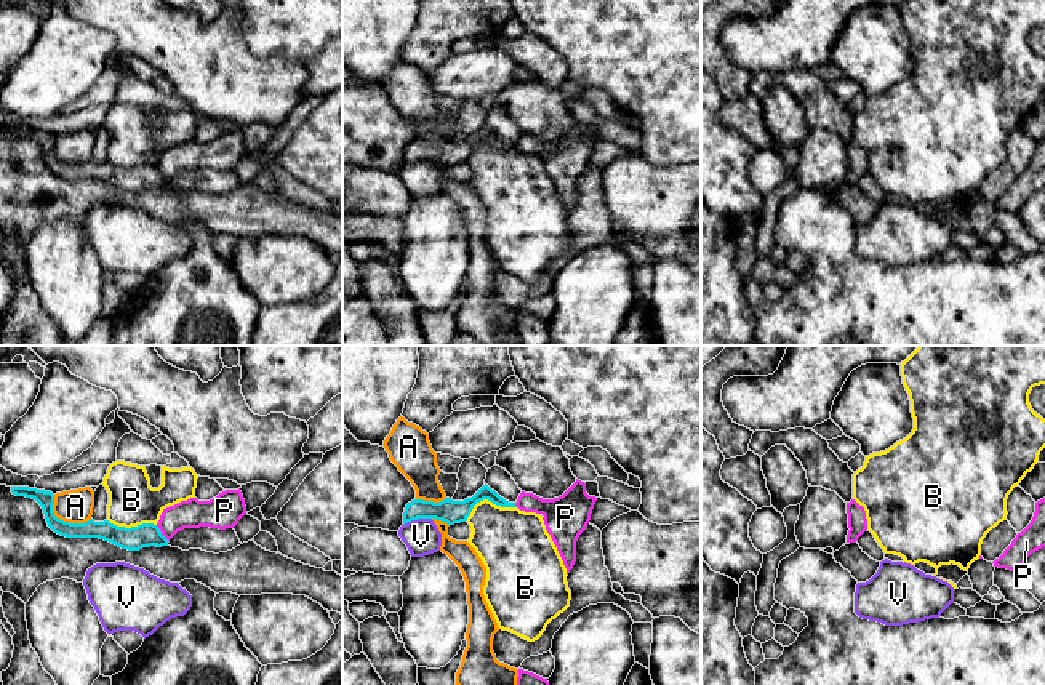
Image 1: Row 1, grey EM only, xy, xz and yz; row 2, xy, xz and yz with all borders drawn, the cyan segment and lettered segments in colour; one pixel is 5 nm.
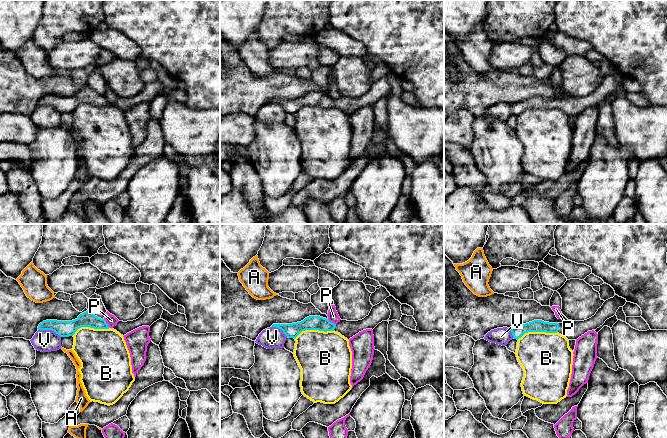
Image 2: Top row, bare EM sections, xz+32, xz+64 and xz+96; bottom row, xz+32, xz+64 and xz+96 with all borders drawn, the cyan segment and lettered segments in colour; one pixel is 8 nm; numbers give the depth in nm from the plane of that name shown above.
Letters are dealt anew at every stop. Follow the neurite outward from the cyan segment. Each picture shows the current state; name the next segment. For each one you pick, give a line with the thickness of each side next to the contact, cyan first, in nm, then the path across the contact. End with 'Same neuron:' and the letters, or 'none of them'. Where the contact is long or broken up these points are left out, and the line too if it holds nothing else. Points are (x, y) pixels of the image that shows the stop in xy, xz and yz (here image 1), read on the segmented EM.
Same neuron: none of them

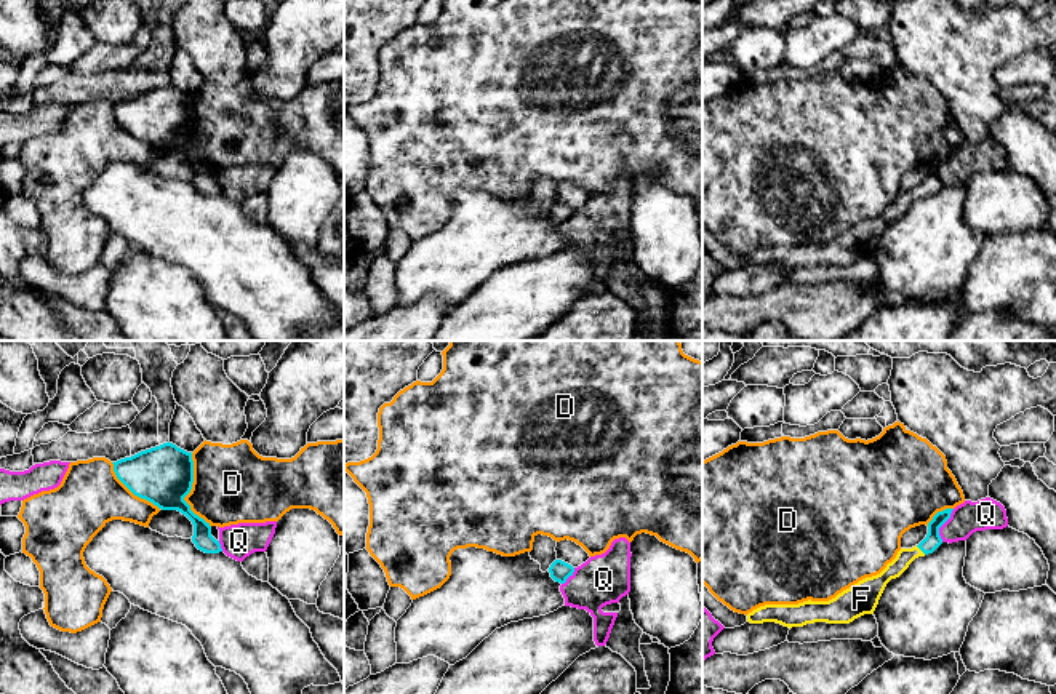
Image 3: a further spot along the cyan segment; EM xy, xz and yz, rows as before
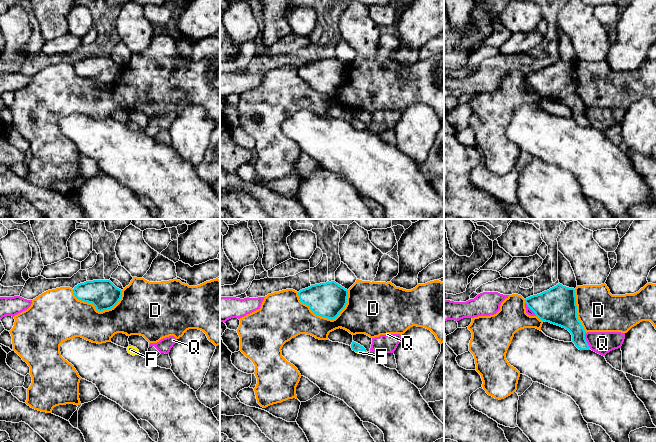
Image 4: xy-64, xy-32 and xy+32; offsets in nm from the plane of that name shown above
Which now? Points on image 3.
F: Thickness 80 nm (cyan) against 90 nm. Path across: yz (933, 539), (920, 549), (904, 557)
Same neuron: F

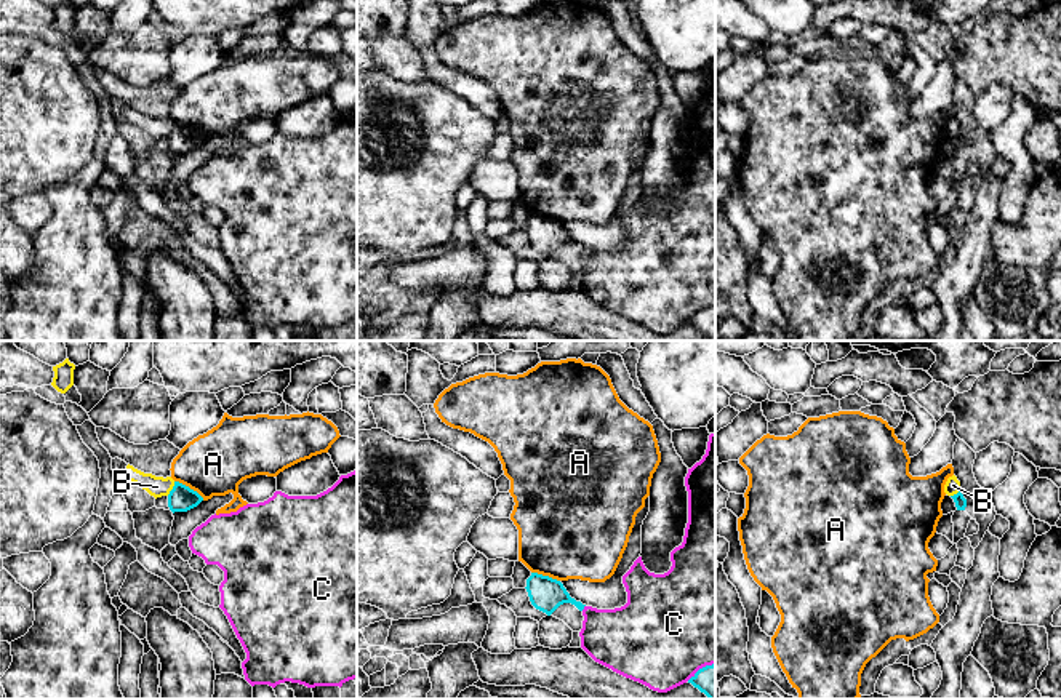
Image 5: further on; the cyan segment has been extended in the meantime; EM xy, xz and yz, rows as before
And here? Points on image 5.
Same neuron: none of them

